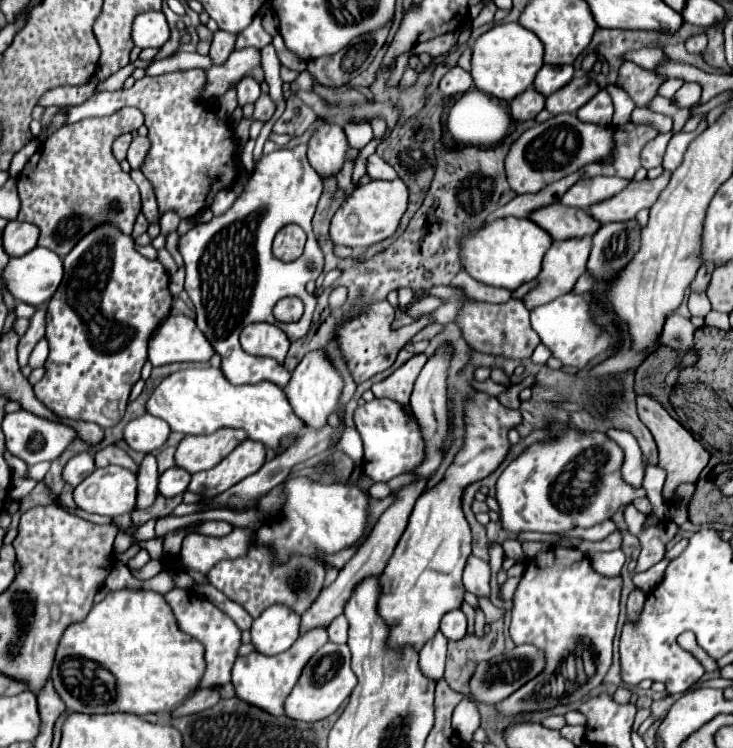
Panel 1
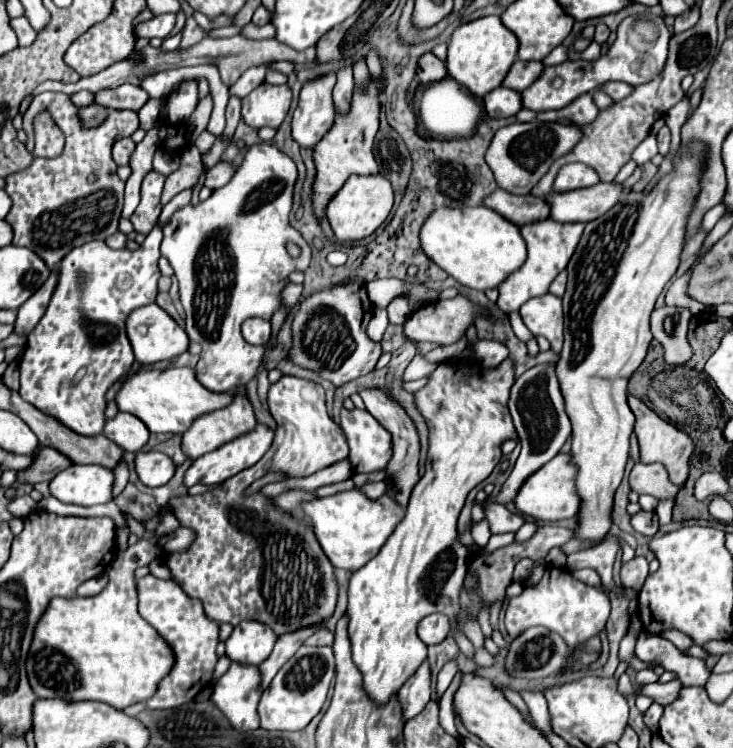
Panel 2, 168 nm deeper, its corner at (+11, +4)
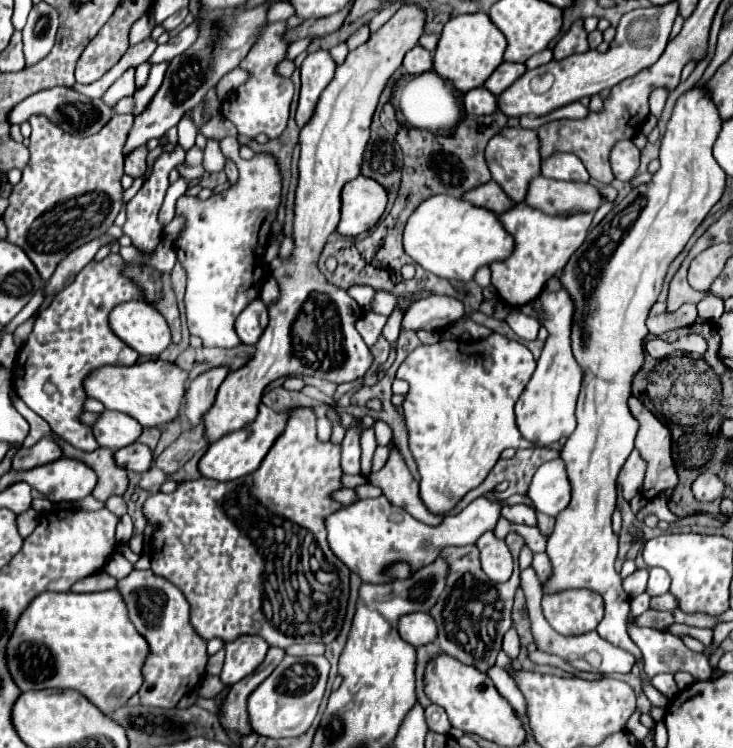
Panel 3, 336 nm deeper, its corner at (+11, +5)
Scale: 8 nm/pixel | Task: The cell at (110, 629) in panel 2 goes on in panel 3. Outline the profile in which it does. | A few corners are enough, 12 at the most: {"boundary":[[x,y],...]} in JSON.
{"boundary":[[117,588],[39,594],[7,650],[23,692],[77,690],[107,716],[149,644]]}

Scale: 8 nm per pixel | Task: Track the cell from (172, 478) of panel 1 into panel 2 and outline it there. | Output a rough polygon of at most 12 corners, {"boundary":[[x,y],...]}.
{"boundary":[[161,451],[135,453],[143,485],[161,487],[175,465]]}

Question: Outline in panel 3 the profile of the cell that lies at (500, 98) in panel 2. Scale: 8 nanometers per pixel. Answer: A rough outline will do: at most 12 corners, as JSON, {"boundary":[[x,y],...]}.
{"boundary":[[487,88],[469,90],[463,96],[467,114],[493,114],[497,96]]}

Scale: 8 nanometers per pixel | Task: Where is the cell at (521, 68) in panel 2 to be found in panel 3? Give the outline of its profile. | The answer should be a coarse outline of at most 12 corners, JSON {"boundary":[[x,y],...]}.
{"boundary":[[503,62],[485,82],[493,94],[503,94],[523,76],[525,64]]}

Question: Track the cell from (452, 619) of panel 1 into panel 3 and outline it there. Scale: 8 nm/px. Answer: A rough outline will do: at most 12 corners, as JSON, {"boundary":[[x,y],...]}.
{"boundary":[[427,612],[407,614],[399,634],[413,646],[437,640],[437,622]]}

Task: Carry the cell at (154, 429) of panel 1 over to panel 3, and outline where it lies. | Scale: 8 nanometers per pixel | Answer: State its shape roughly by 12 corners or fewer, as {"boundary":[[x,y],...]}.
{"boundary":[[105,410],[93,424],[99,446],[119,450],[143,428],[135,418]]}

